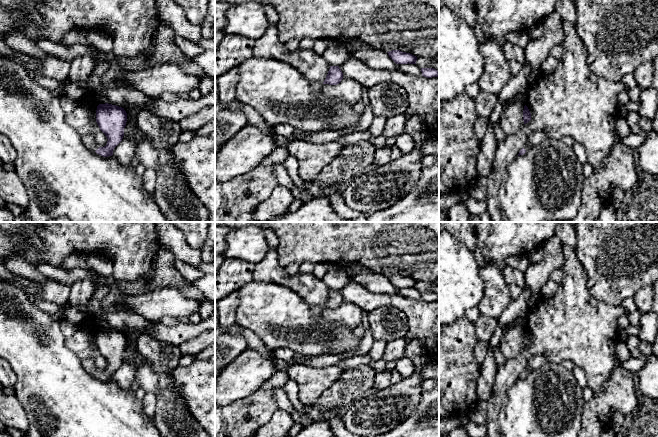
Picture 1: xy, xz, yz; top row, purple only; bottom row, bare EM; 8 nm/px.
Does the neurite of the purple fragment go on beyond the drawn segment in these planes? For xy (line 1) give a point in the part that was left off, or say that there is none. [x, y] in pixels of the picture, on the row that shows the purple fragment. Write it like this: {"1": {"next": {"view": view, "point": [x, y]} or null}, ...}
{"1": {"next": {"view": "xy", "point": [89, 142]}}}

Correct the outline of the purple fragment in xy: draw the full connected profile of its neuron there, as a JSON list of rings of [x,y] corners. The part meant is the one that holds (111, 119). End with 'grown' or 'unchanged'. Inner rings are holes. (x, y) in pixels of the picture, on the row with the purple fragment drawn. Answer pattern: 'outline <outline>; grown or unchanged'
outline [[[99,104],[96,110],[96,122],[108,141],[104,147],[98,147],[94,137],[82,138],[84,145],[97,154],[108,157],[113,155],[114,148],[122,141],[127,122],[124,108],[112,104]]]; grown

